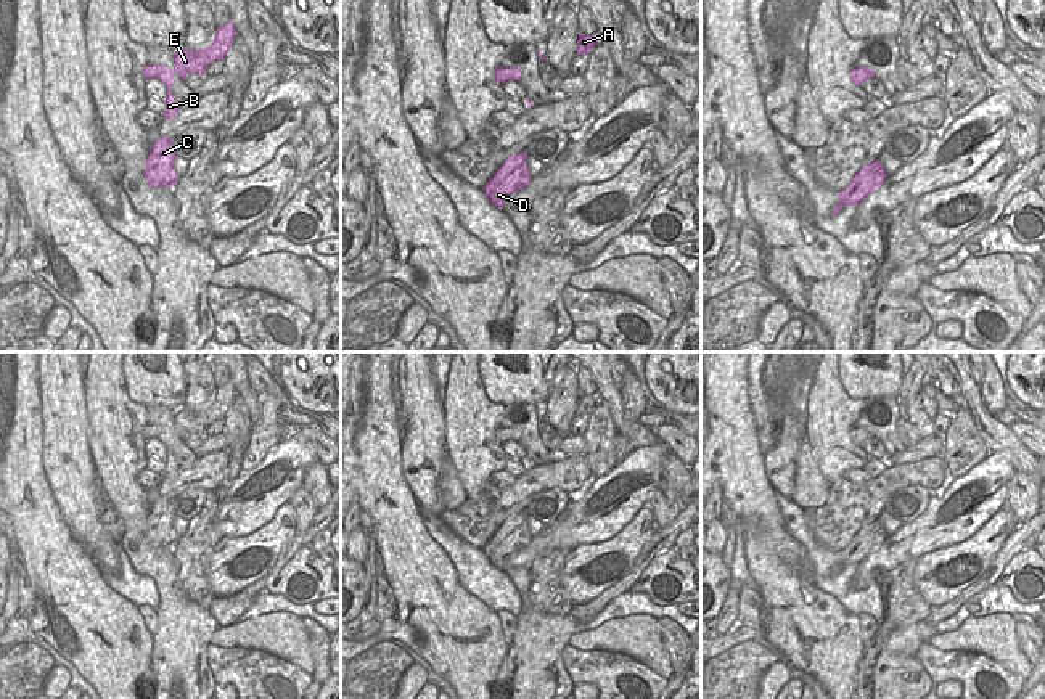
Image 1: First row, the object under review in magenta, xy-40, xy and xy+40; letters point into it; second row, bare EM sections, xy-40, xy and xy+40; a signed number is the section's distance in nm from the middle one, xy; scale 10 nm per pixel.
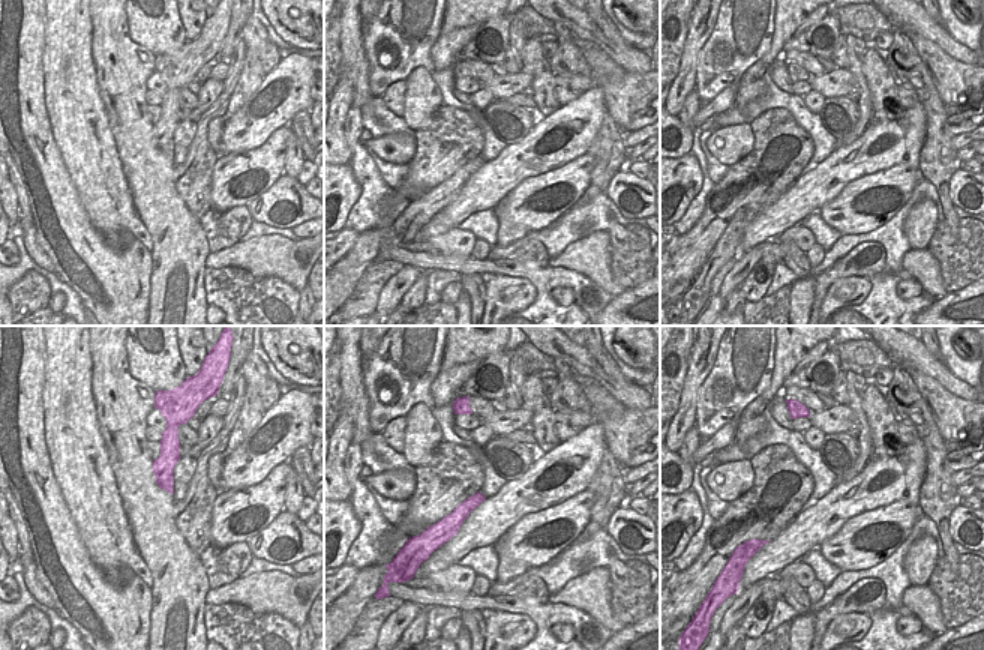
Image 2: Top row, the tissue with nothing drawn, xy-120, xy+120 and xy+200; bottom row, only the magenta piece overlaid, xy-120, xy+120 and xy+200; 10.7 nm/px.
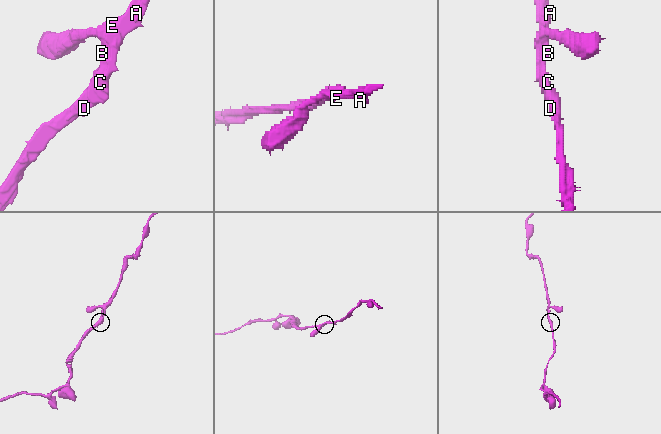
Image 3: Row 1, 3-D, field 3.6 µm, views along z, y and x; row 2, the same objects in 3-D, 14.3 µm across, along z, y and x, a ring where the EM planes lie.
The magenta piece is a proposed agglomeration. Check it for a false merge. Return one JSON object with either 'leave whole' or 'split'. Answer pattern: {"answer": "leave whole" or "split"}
{"answer": "leave whole"}

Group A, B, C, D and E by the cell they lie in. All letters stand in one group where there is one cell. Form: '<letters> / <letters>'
A B C D E

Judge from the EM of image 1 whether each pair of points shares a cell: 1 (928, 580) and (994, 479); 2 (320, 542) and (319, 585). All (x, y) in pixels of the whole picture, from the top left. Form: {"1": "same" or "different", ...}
{"1": "different", "2": "different"}

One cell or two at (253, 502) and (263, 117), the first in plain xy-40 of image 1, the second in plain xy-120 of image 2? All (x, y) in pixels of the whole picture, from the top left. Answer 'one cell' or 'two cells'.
one cell

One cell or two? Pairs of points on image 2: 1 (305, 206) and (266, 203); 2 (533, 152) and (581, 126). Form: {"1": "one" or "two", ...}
{"1": "one", "2": "one"}

